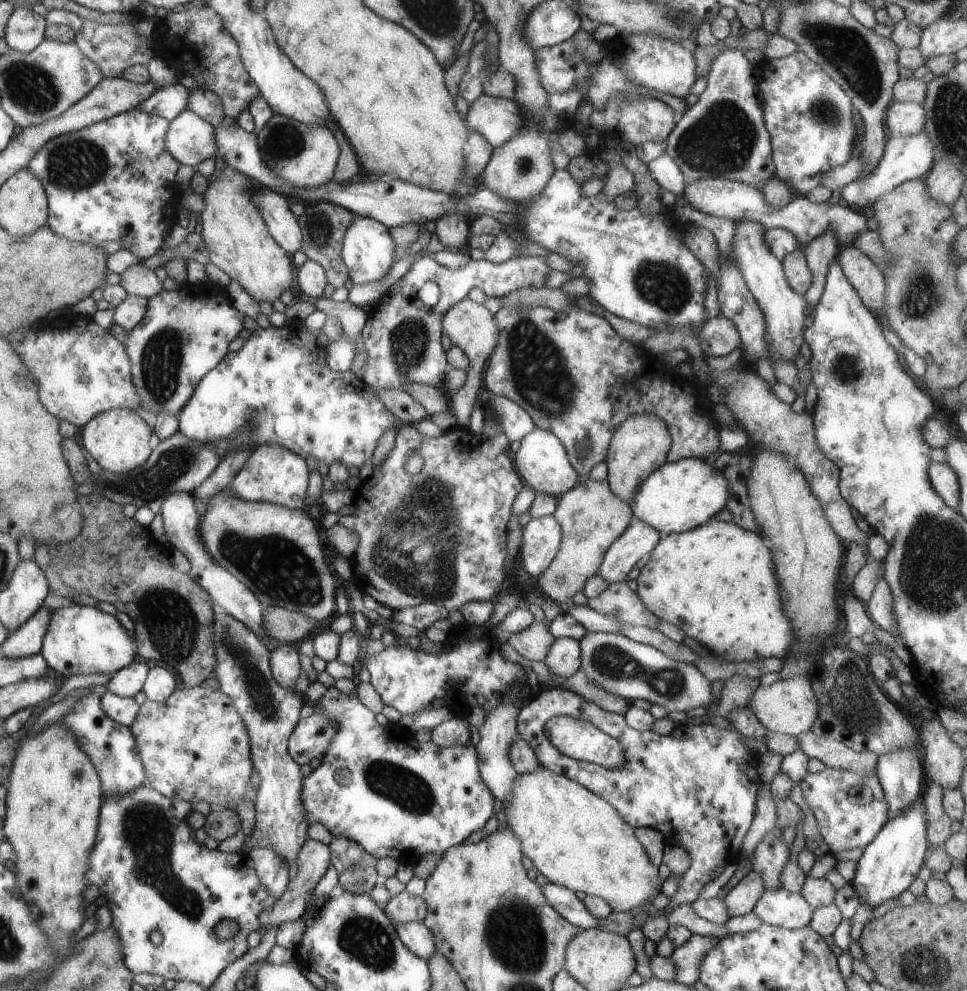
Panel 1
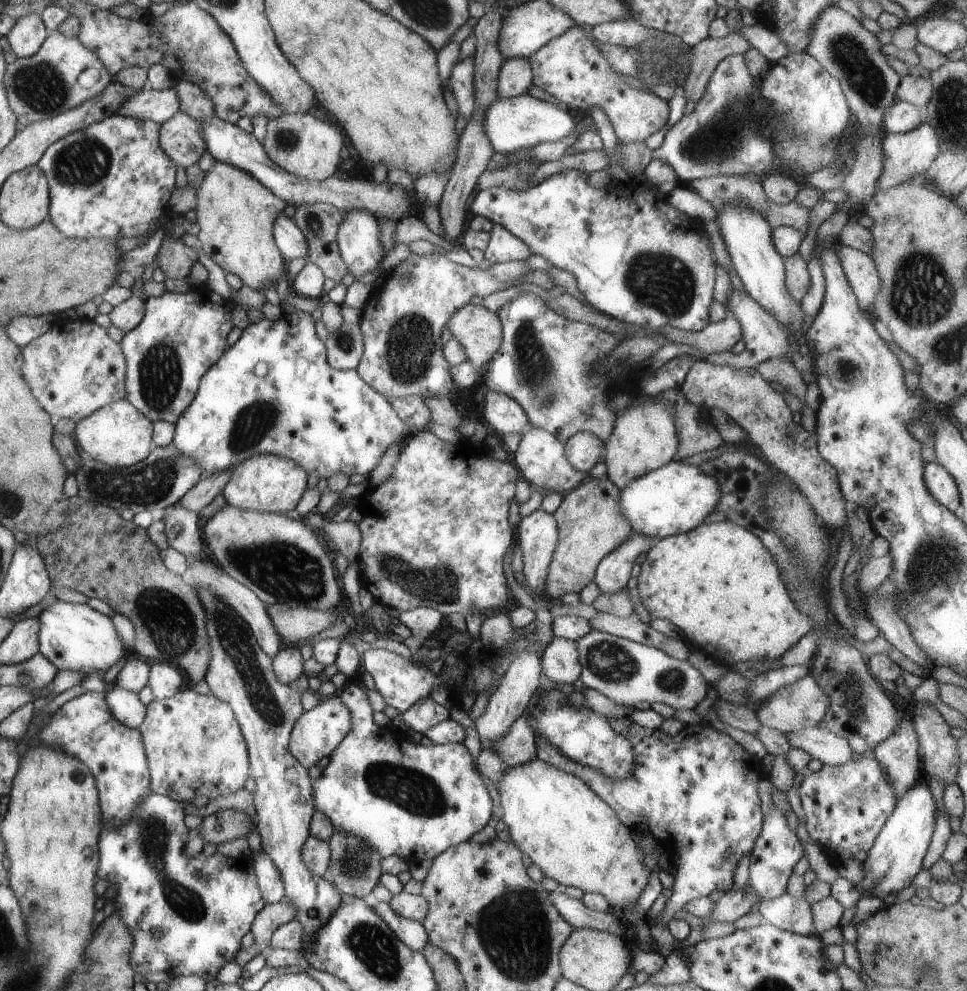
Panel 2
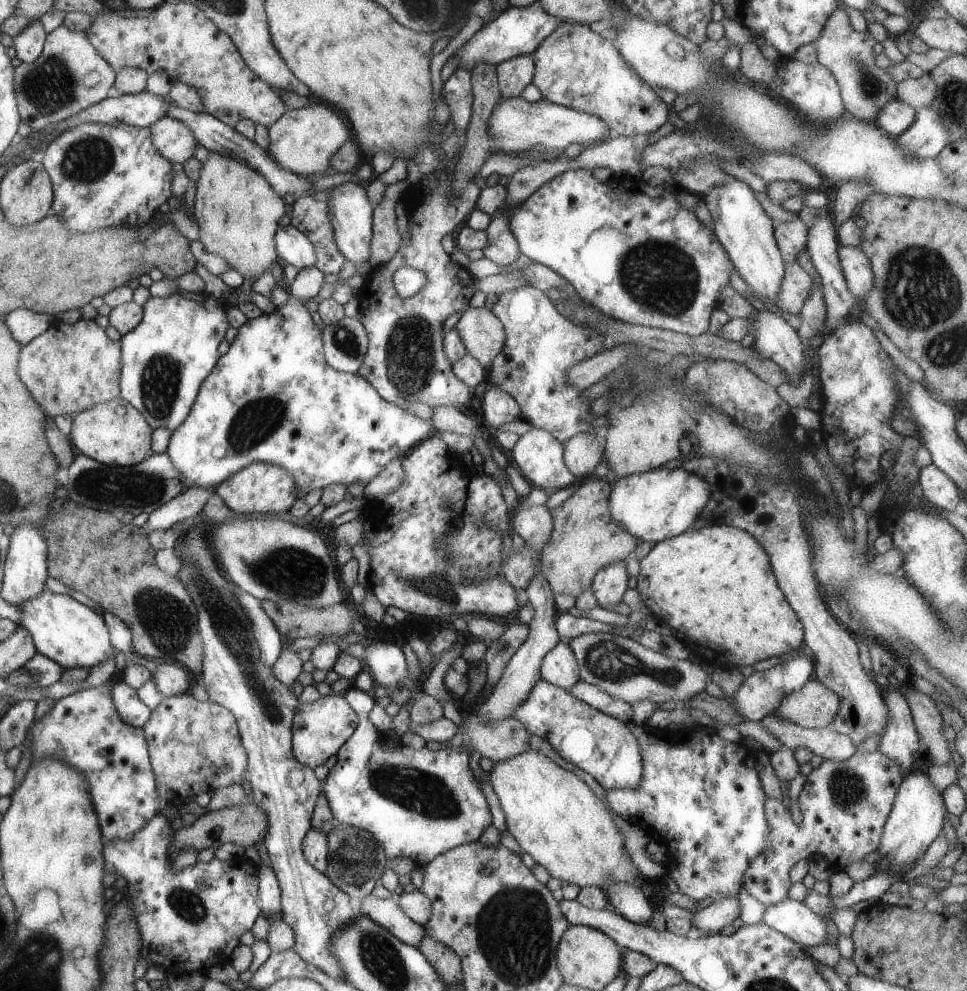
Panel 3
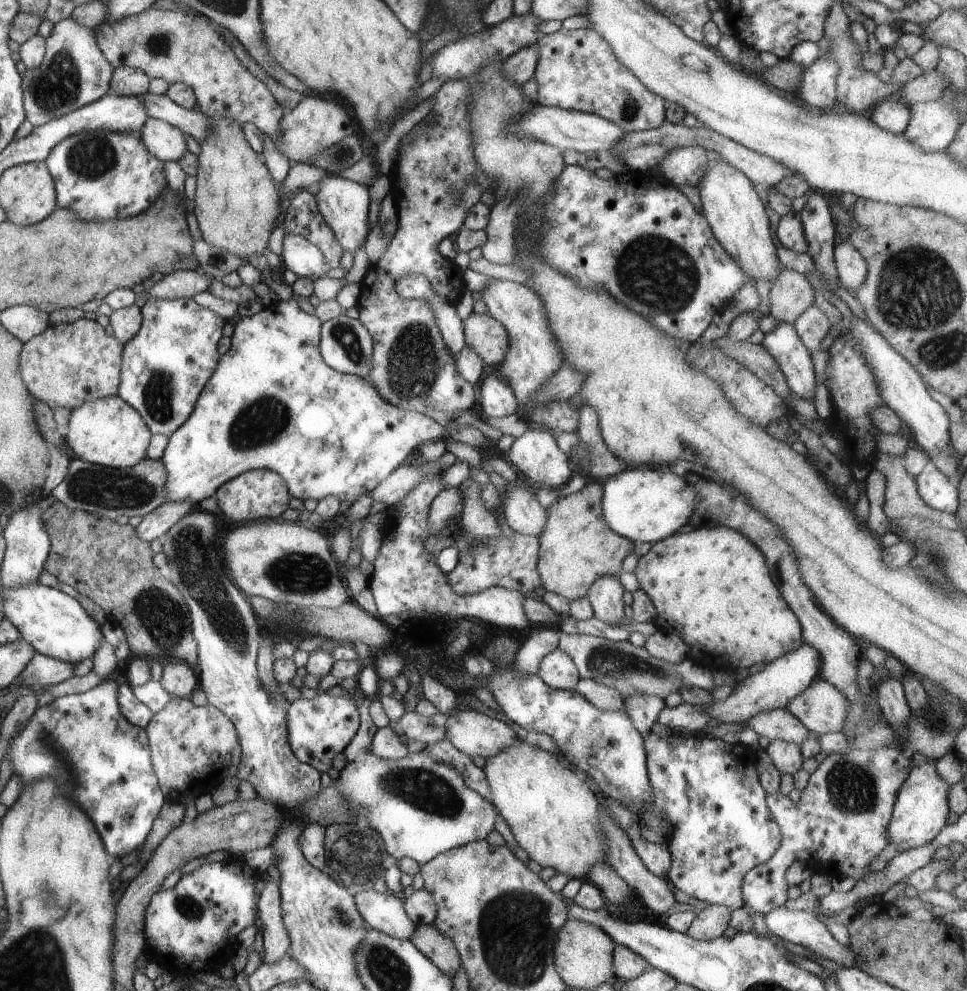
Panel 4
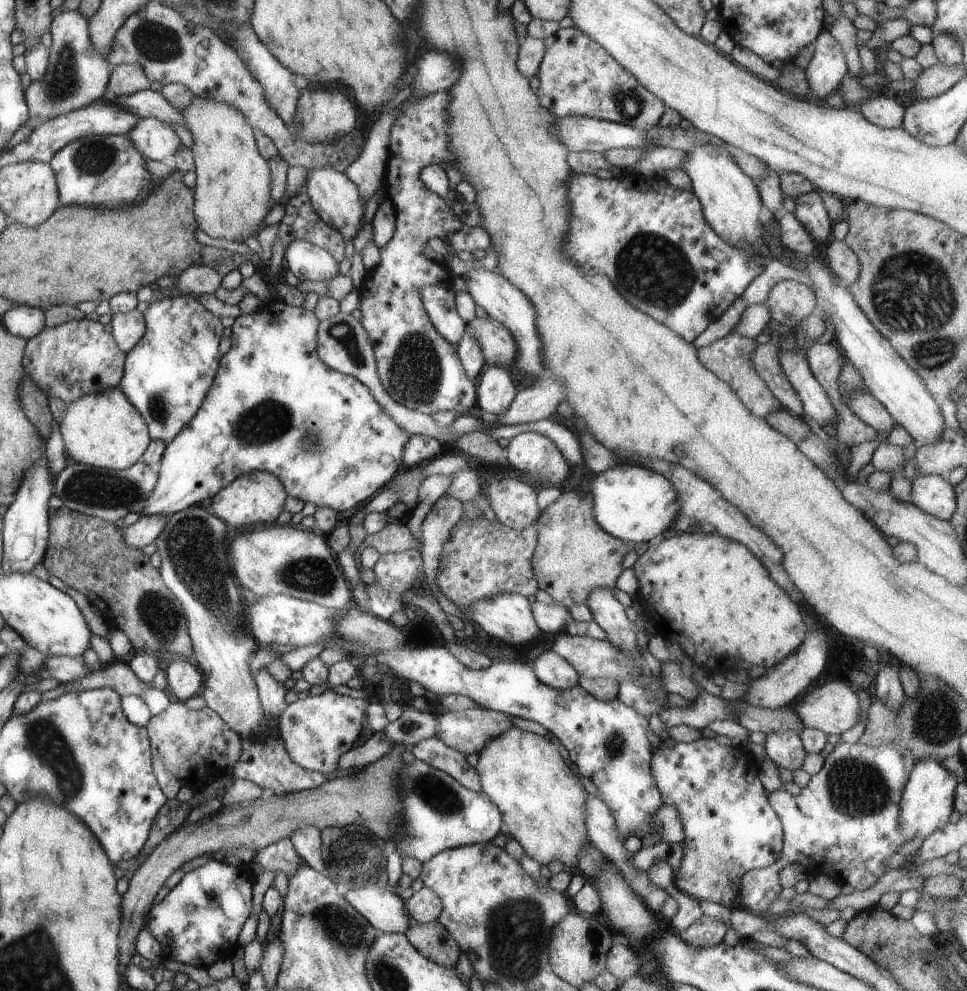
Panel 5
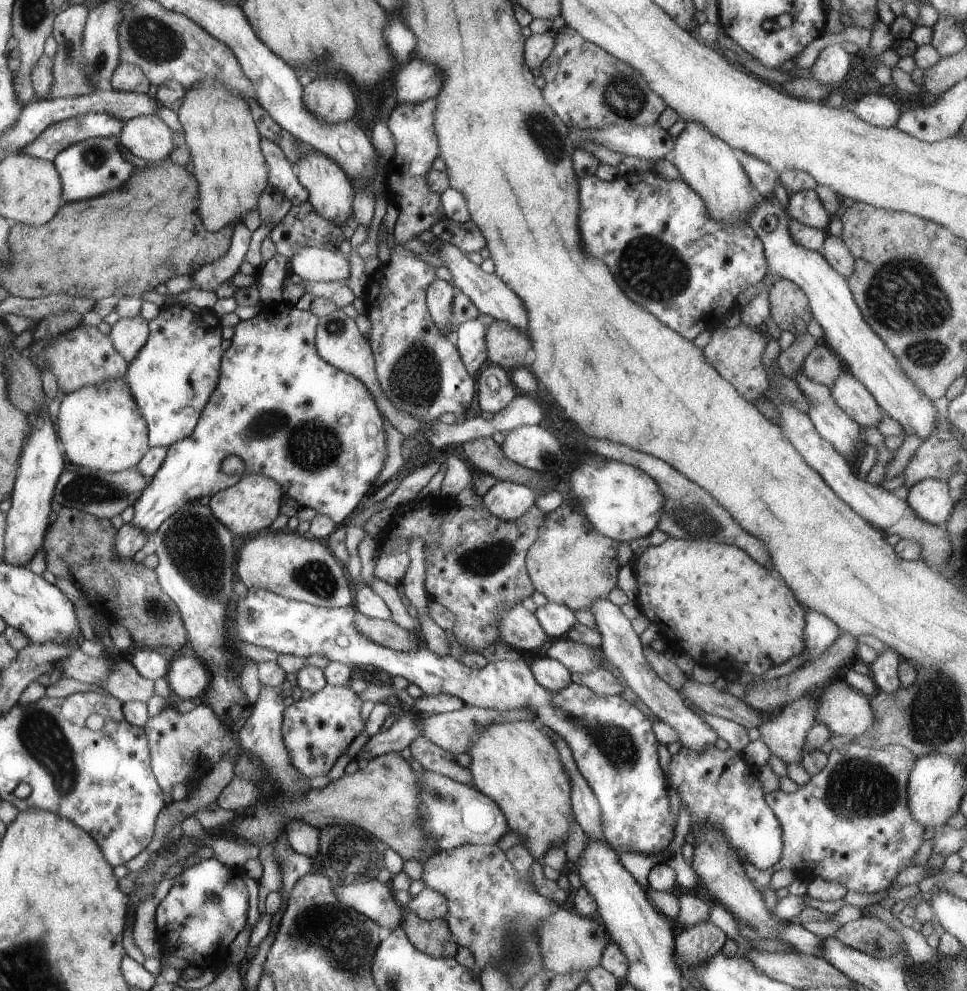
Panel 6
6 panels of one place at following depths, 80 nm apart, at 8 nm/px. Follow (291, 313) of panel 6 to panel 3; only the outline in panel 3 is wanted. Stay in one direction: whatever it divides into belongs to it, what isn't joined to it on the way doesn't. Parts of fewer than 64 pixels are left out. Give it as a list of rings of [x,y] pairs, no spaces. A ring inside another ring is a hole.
[[[312,265],[308,268],[299,270],[296,278],[290,282],[290,299],[284,306],[276,308],[270,315],[263,314],[255,319],[248,319],[246,323],[238,329],[238,334],[229,347],[228,352],[221,356],[217,361],[217,366],[205,378],[205,382],[200,387],[195,398],[193,408],[189,412],[188,418],[180,427],[172,431],[171,439],[167,448],[174,466],[179,470],[181,479],[188,487],[200,485],[203,487],[214,487],[224,482],[230,475],[236,474],[244,467],[252,463],[267,462],[285,468],[294,477],[299,496],[304,497],[312,490],[324,490],[326,487],[341,484],[348,487],[353,482],[368,482],[372,480],[382,469],[394,458],[402,457],[419,442],[425,441],[430,435],[438,434],[432,421],[422,420],[416,414],[407,413],[404,408],[398,407],[378,394],[377,390],[367,380],[364,380],[358,373],[347,373],[337,371],[332,368],[325,359],[323,338],[317,325],[313,323],[310,312],[304,307],[306,300],[317,298],[318,292],[324,283],[325,274],[318,266]]]

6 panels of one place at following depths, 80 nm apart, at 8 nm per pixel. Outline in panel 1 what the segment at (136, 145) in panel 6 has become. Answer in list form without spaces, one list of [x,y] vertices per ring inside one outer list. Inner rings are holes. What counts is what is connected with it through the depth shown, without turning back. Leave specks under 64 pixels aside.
[[[183,111],[170,121],[166,145],[178,164],[196,168],[208,160],[216,158],[217,129],[197,113]]]

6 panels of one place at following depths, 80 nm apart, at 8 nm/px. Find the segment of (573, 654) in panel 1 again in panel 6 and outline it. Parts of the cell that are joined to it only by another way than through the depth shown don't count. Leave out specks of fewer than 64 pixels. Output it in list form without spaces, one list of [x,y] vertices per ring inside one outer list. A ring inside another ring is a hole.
[[[542,654],[532,660],[530,670],[540,686],[550,689],[552,692],[558,692],[565,689],[572,683],[573,673],[566,668],[558,659]]]

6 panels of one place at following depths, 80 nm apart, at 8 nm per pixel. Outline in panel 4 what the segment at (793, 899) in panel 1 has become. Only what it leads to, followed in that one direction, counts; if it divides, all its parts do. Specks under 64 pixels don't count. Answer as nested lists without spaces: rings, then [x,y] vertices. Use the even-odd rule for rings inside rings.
[[[782,905],[781,907],[772,909],[769,913],[764,914],[764,922],[769,928],[770,932],[777,937],[787,940],[788,942],[794,942],[794,944],[800,944],[805,946],[814,952],[818,957],[828,958],[834,962],[842,963],[846,968],[855,967],[855,957],[853,952],[839,943],[829,931],[826,920],[816,915],[814,911],[799,911],[796,909],[789,909]]]

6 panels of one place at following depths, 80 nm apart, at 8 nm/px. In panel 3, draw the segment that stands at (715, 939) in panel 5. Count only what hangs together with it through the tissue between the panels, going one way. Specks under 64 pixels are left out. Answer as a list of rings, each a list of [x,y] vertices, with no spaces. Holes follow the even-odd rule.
[[[736,895],[714,901],[696,914],[696,927],[700,936],[715,935],[740,916],[740,901]]]

